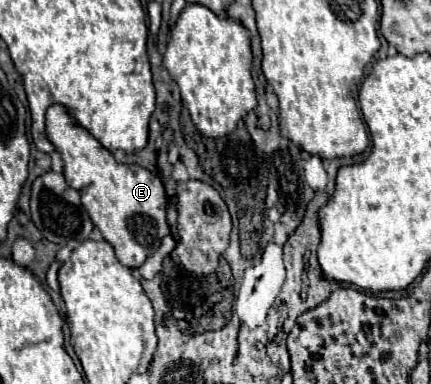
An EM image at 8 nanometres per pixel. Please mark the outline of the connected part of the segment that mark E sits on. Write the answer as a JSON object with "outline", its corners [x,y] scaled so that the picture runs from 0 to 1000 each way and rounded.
{"outline":[[[146,276],[109,286],[109,354],[146,411],[146,453],[160,484],[188,505],[193,542],[262,641],[271,677],[295,698],[327,698],[374,641],[374,620],[397,604],[387,583],[387,505],[374,464],[318,427],[271,427],[225,359],[169,323]]]}

